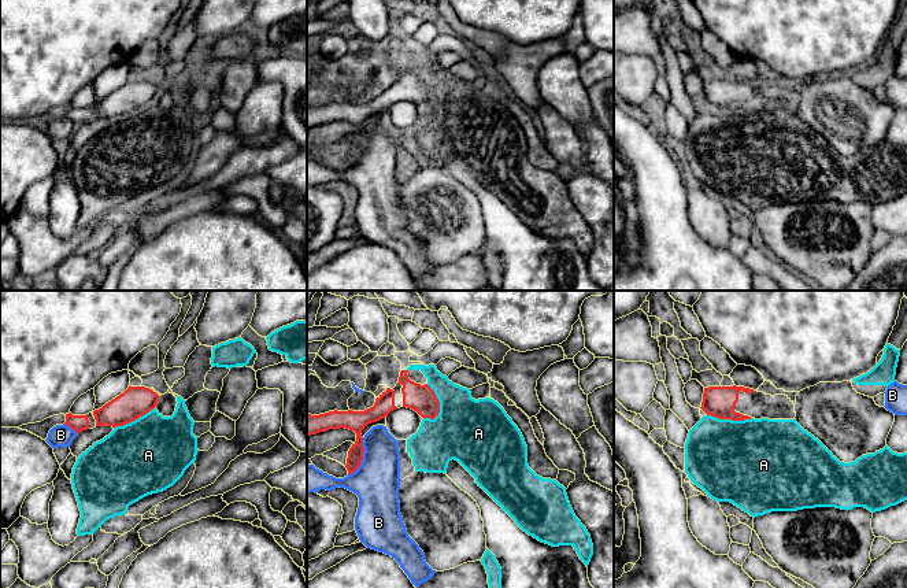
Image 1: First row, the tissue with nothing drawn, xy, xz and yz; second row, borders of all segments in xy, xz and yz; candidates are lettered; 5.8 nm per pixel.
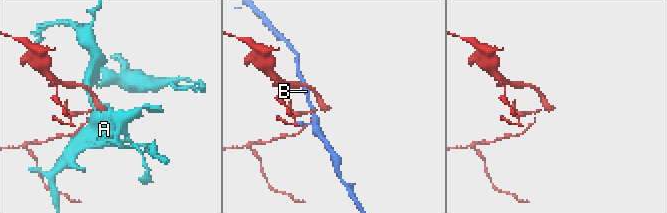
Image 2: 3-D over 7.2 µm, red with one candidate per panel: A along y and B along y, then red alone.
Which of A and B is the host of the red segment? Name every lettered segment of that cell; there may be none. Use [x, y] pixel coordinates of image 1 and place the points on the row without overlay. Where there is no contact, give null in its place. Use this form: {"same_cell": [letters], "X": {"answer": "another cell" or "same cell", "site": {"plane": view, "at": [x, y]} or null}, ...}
{"same_cell": [], "A": {"answer": "another cell", "site": {"plane": "xz", "at": [439, 95]}}, "B": {"answer": "another cell", "site": {"plane": "xz", "at": [362, 151]}}}

